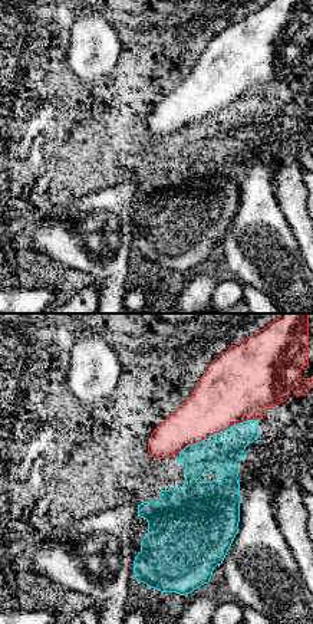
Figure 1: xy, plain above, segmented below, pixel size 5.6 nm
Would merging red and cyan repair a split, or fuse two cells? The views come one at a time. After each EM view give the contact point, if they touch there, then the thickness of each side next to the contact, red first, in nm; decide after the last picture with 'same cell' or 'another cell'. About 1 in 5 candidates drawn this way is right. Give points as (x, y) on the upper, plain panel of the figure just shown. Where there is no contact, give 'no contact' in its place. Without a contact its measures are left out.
meets red at (217, 109); 380 nm thick on the red side, 200 nm on the other

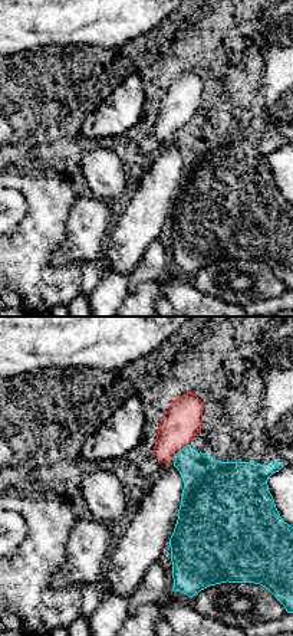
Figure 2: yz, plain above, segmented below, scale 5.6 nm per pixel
meets red at (180, 127); 200 nm thick on the red side, 280 nm on the other

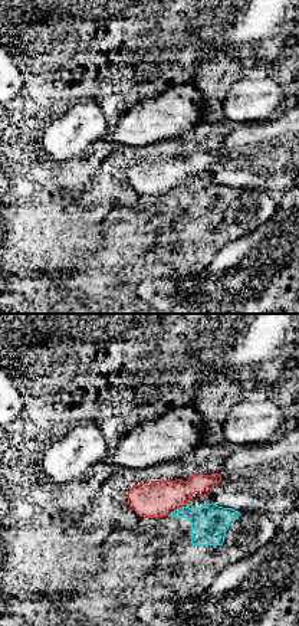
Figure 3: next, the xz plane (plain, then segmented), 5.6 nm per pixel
meets red at (176, 186); 200 nm thick on the red side, 200 nm on the other

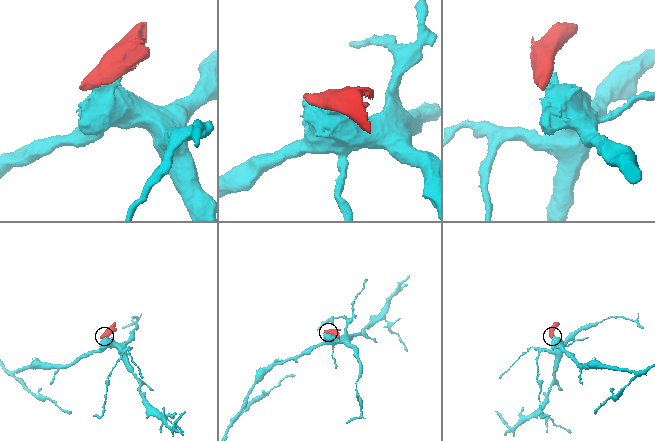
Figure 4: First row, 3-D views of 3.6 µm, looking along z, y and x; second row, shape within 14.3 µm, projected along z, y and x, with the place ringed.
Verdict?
another cell

